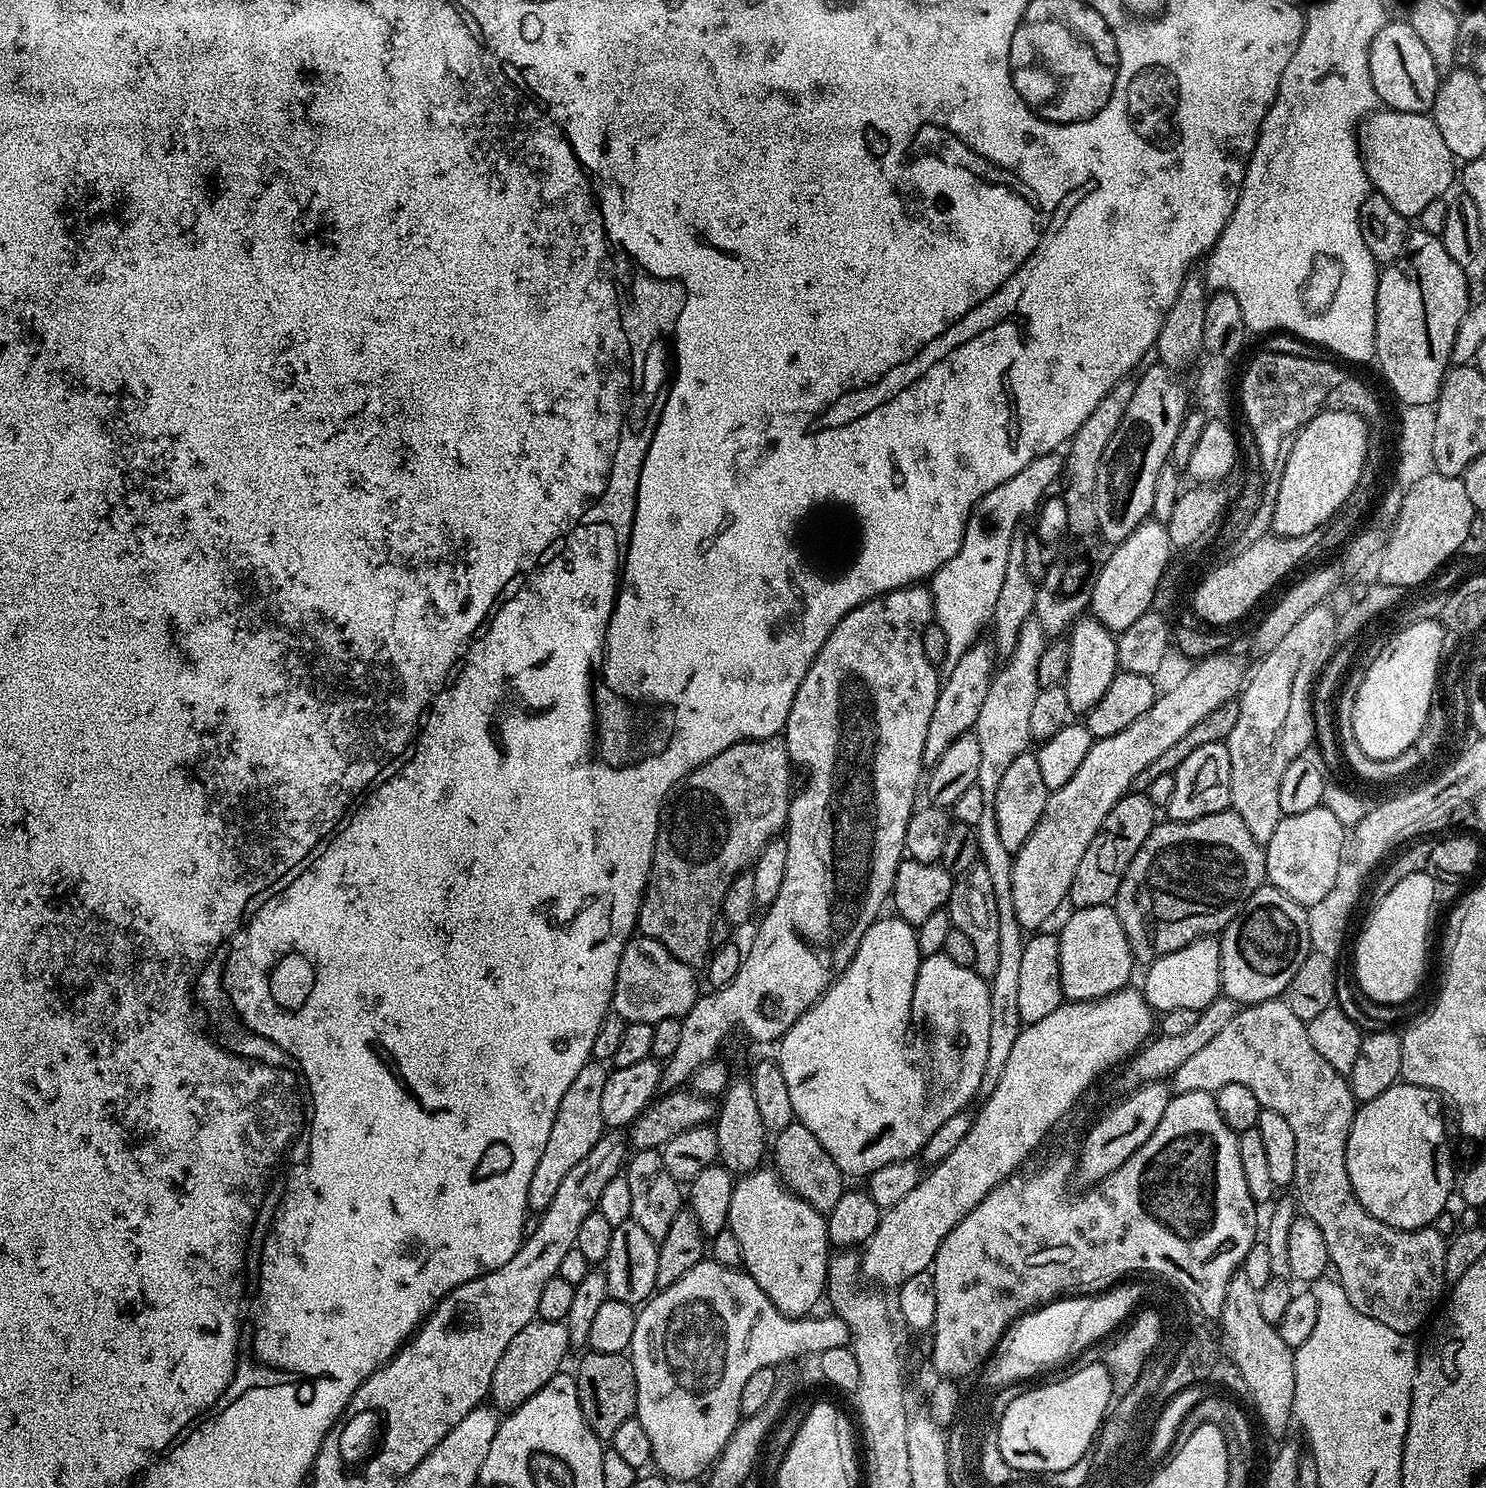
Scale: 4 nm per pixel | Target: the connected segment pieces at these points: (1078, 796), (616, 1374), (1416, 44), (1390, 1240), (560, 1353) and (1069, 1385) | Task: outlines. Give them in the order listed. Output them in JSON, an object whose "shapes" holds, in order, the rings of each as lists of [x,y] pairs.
{"shapes":[[[[1217,654],[1214,656],[1205,656],[1197,659],[1196,664],[1169,692],[1161,691],[1156,700],[1126,730],[1118,730],[1118,734],[1110,734],[1106,738],[1096,740],[1090,746],[1090,754],[1082,758],[1082,766],[1074,773],[1074,778],[1066,782],[1066,786],[1055,789],[1049,795],[1046,802],[1046,810],[1042,810],[1042,818],[1038,818],[1038,826],[1022,842],[1022,846],[1014,853],[1012,857],[1012,877],[1010,878],[1010,890],[1014,900],[1014,918],[1018,920],[1021,928],[1025,930],[1040,930],[1045,927],[1044,924],[1056,911],[1063,905],[1068,898],[1068,891],[1074,882],[1074,870],[1078,870],[1078,862],[1082,862],[1082,854],[1086,854],[1086,846],[1098,834],[1106,814],[1123,798],[1126,793],[1135,785],[1138,774],[1148,771],[1150,762],[1162,758],[1174,742],[1182,742],[1186,734],[1190,734],[1193,726],[1198,726],[1206,714],[1214,714],[1218,706],[1235,701],[1242,685],[1246,680],[1246,668],[1236,660],[1231,660],[1228,654]]],[[[588,1350],[583,1353],[580,1365],[574,1369],[578,1386],[578,1402],[582,1406],[582,1414],[601,1441],[611,1441],[614,1430],[622,1426],[622,1422],[633,1419],[636,1414],[636,1379],[632,1369],[632,1361],[621,1353],[598,1353]]],[[[1389,19],[1374,34],[1370,42],[1370,78],[1374,82],[1377,101],[1393,112],[1431,113],[1436,97],[1436,88],[1442,76],[1436,72],[1434,60],[1418,38],[1414,26],[1407,19]]],[[[1277,998],[1241,1007],[1234,1022],[1229,1022],[1203,1050],[1196,1051],[1187,1062],[1182,1062],[1182,1066],[1178,1066],[1178,1070],[1170,1078],[1170,1088],[1176,1094],[1215,1094],[1222,1090],[1222,1086],[1230,1086],[1230,1082],[1250,1086],[1254,1098],[1258,1098],[1261,1109],[1269,1108],[1282,1114],[1282,1118],[1286,1118],[1290,1131],[1294,1133],[1294,1142],[1298,1142],[1294,1166],[1295,1199],[1303,1215],[1308,1216],[1310,1222],[1314,1222],[1314,1226],[1318,1226],[1318,1231],[1322,1233],[1331,1271],[1335,1279],[1340,1281],[1350,1306],[1354,1306],[1358,1314],[1366,1314],[1366,1318],[1374,1318],[1374,1322],[1390,1326],[1390,1330],[1398,1330],[1405,1334],[1415,1333],[1415,1328],[1422,1327],[1424,1319],[1428,1315],[1433,1315],[1432,1303],[1436,1299],[1439,1301],[1446,1292],[1446,1236],[1443,1236],[1436,1226],[1415,1230],[1391,1228],[1386,1222],[1370,1215],[1362,1206],[1362,1202],[1358,1202],[1350,1186],[1350,1174],[1346,1174],[1346,1142],[1348,1131],[1356,1117],[1358,1101],[1352,1095],[1349,1081],[1334,1070],[1330,1062],[1322,1058],[1322,1054],[1314,1050],[1307,1023],[1294,1015],[1287,999]]],[[[534,1319],[527,1324],[506,1346],[502,1358],[498,1358],[498,1366],[494,1366],[492,1375],[492,1391],[490,1400],[497,1409],[511,1410],[517,1408],[526,1398],[530,1398],[550,1378],[554,1378],[561,1371],[564,1359],[570,1353],[568,1342],[568,1325],[558,1320]]],[[[1103,1363],[1088,1364],[1053,1384],[1044,1384],[1041,1388],[1029,1387],[1023,1394],[1010,1402],[1005,1413],[998,1418],[996,1428],[997,1446],[1001,1448],[1001,1456],[1005,1462],[1014,1469],[1019,1468],[1060,1468],[1062,1462],[1080,1460],[1087,1457],[1089,1451],[1084,1449],[1086,1438],[1092,1435],[1094,1422],[1100,1422],[1100,1408],[1102,1398],[1113,1399],[1114,1389],[1110,1382],[1110,1374],[1104,1368]]]]}

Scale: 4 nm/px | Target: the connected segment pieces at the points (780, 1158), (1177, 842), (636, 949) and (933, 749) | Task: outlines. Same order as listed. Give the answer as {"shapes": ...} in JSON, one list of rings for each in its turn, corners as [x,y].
{"shapes":[[[[798,1122],[786,1126],[775,1140],[776,1145],[773,1143],[770,1148],[770,1160],[772,1156],[773,1162],[776,1163],[776,1175],[798,1198],[810,1202],[814,1210],[825,1214],[832,1212],[834,1206],[838,1206],[838,1198],[842,1198],[846,1190],[846,1177],[834,1162],[834,1158],[826,1154],[822,1142],[818,1142],[818,1138],[814,1138],[814,1134],[810,1134],[810,1130],[806,1130],[806,1126]]],[[[1233,810],[1206,814],[1197,820],[1169,819],[1167,823],[1163,824],[1163,822],[1160,822],[1152,827],[1150,834],[1146,838],[1146,842],[1142,842],[1138,854],[1134,854],[1134,858],[1130,862],[1130,866],[1126,870],[1122,882],[1118,886],[1118,894],[1114,901],[1114,907],[1118,914],[1118,922],[1122,922],[1122,930],[1126,930],[1126,938],[1132,951],[1132,959],[1139,963],[1141,960],[1141,965],[1144,966],[1152,964],[1155,960],[1162,958],[1166,954],[1174,954],[1174,950],[1182,950],[1182,946],[1186,946],[1195,940],[1200,940],[1204,936],[1216,936],[1223,933],[1224,927],[1244,909],[1244,902],[1251,898],[1265,883],[1268,870],[1264,861],[1265,849],[1250,834],[1250,830],[1246,828],[1246,823]]],[[[633,935],[620,955],[611,1011],[630,1024],[654,1025],[666,1018],[680,1020],[698,999],[696,975],[689,964],[678,962],[678,958],[674,958],[674,954],[654,938]]],[[[977,642],[971,644],[958,658],[943,677],[938,694],[938,702],[934,702],[934,714],[930,714],[930,726],[926,729],[926,750],[922,750],[925,765],[931,766],[942,758],[950,742],[960,736],[967,736],[975,729],[978,722],[978,710],[982,710],[982,702],[986,698],[986,690],[994,675],[994,648],[991,643]]]]}

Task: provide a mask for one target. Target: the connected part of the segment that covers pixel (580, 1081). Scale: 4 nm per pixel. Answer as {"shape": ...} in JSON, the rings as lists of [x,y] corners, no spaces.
{"shape":[[[590,1062],[578,1070],[574,1082],[570,1082],[566,1094],[562,1094],[562,1102],[558,1105],[558,1114],[554,1114],[554,1126],[550,1126],[550,1139],[546,1142],[546,1150],[542,1150],[542,1158],[538,1158],[538,1166],[534,1166],[534,1178],[530,1178],[528,1187],[528,1206],[533,1213],[539,1214],[554,1199],[554,1193],[566,1178],[566,1173],[577,1162],[582,1162],[590,1150],[600,1141],[606,1131],[602,1118],[602,1090],[606,1090],[609,1069],[600,1062]]]}

